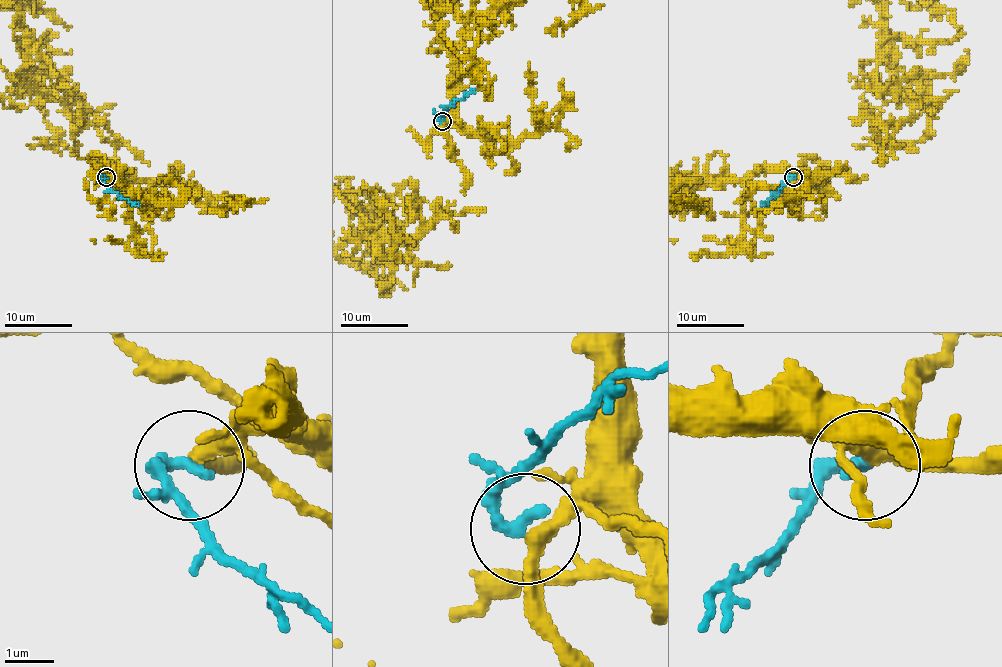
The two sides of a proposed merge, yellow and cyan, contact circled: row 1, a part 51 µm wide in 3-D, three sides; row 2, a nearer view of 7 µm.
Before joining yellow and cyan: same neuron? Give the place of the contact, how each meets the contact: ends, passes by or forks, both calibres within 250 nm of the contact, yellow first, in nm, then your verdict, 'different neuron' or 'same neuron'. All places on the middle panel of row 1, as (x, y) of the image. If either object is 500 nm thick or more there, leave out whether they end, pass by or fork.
at (442, 121); yellow passes by; cyan ends there; 280 nm thick on the yellow side, 320 nm on the other; same neuron

